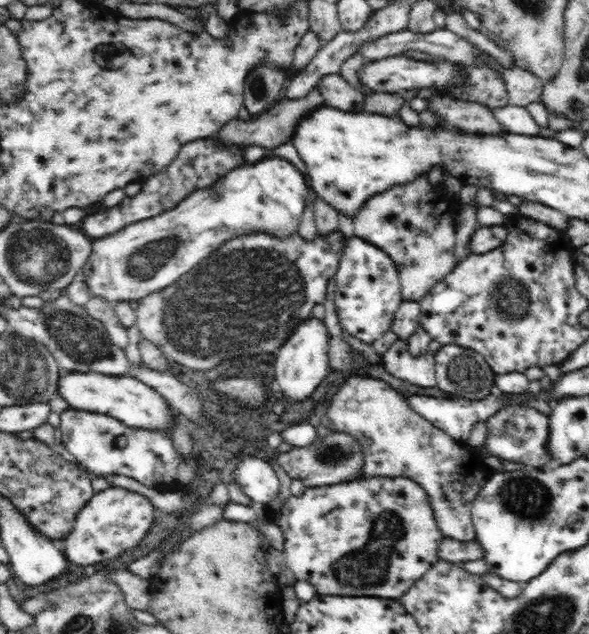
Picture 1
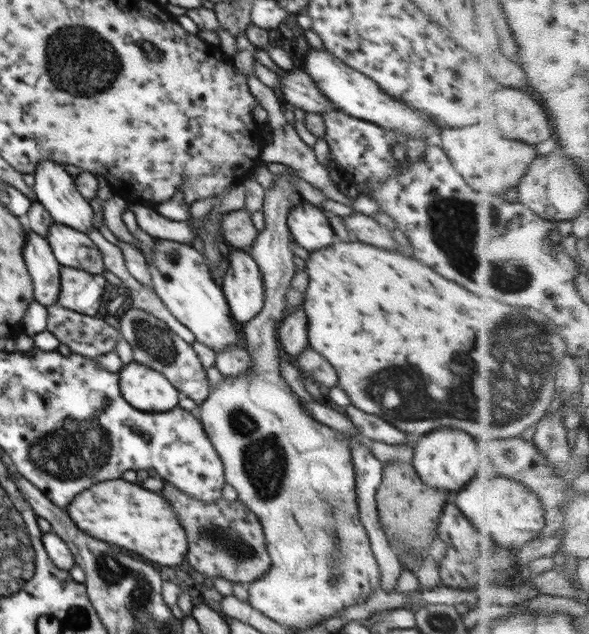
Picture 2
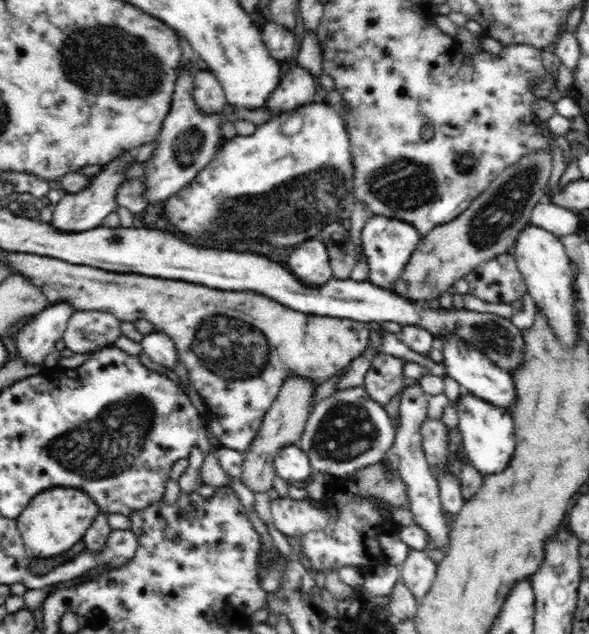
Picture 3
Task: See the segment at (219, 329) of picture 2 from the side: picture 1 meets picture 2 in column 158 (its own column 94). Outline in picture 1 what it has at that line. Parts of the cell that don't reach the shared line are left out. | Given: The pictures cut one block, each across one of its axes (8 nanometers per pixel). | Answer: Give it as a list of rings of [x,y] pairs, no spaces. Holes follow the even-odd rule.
[[[266,157],[245,166],[238,166],[222,176],[216,184],[188,194],[182,202],[176,204],[176,208],[128,224],[114,234],[93,239],[90,256],[83,266],[83,272],[77,276],[77,281],[86,283],[91,297],[99,296],[112,304],[112,307],[118,302],[137,303],[145,296],[169,287],[234,236],[262,232],[280,239],[295,237],[307,200],[308,186],[304,174],[284,158]]]

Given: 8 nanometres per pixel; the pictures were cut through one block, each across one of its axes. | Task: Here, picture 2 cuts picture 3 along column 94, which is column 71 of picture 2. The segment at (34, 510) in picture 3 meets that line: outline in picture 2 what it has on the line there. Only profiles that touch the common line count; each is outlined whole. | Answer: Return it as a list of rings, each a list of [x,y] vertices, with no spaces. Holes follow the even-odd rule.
[[[124,479],[93,484],[81,492],[65,511],[82,528],[98,540],[130,550],[130,554],[162,566],[185,566],[188,552],[187,534],[172,505],[162,495]]]

